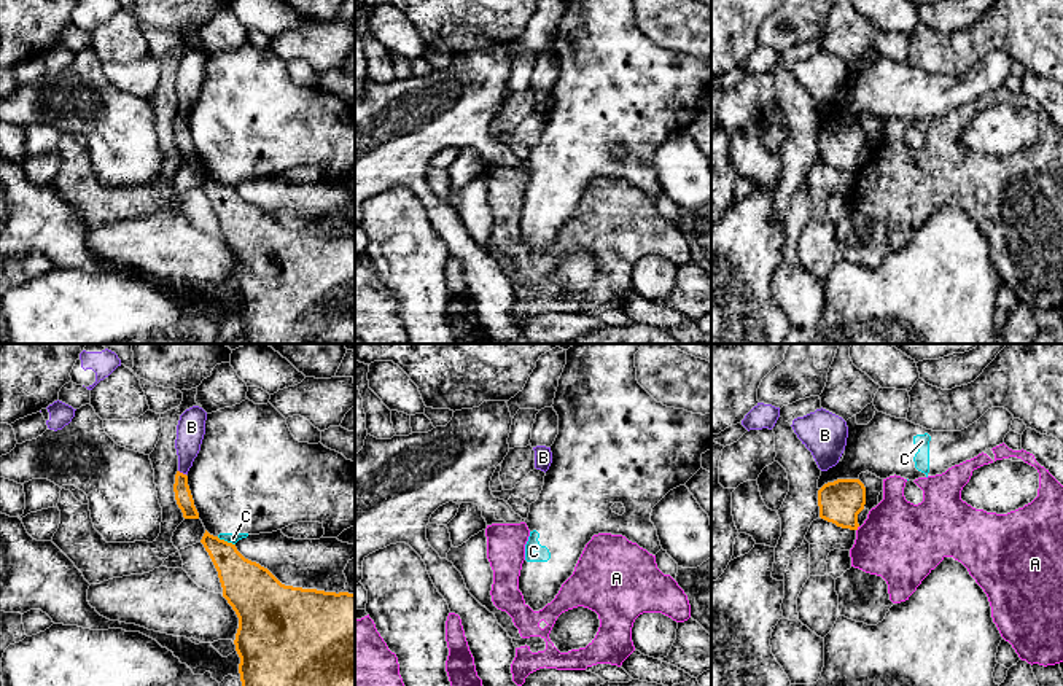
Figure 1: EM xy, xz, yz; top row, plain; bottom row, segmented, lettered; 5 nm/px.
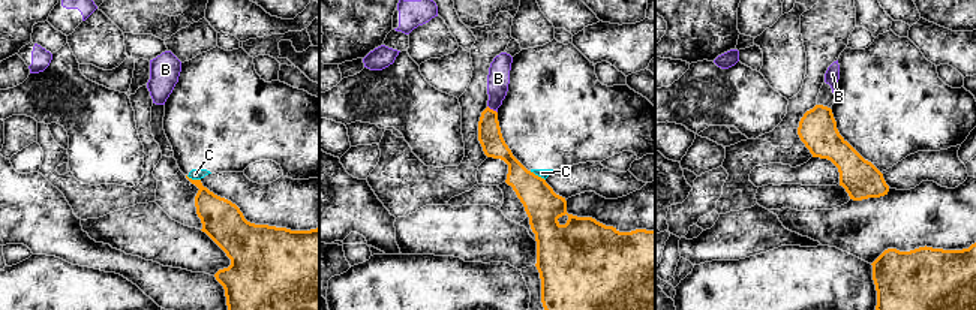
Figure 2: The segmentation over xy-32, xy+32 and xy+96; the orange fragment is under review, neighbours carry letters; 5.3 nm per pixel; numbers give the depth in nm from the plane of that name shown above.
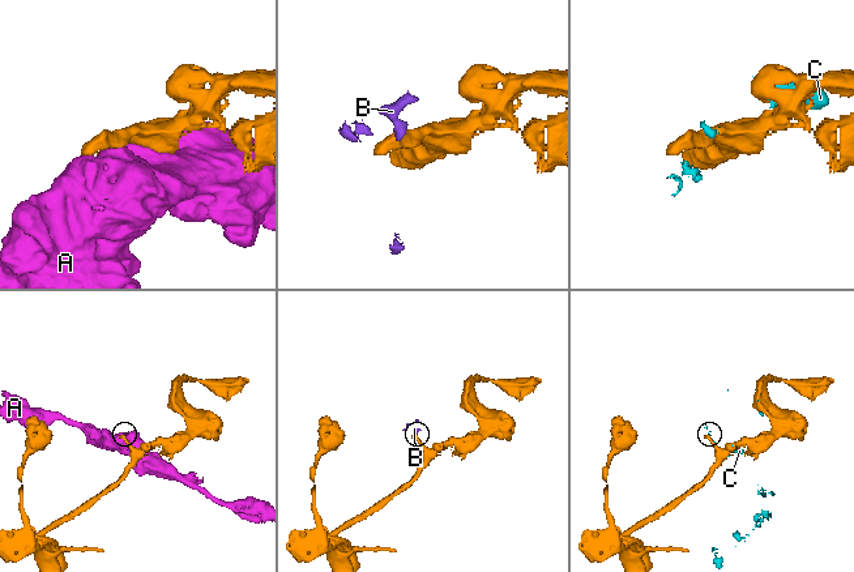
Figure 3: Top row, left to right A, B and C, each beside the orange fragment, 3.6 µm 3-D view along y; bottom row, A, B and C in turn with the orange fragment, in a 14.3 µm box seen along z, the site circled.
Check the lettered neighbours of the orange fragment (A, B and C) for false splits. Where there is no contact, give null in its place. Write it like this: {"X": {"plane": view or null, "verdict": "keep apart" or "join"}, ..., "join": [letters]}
{"A": {"plane": "yz", "verdict": "keep apart"}, "B": {"plane": "xy", "verdict": "keep apart"}, "C": {"plane": "xy", "verdict": "keep apart"}, "join": []}

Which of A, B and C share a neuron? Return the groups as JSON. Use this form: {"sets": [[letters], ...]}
{"sets": [["A"], ["B"], ["C"]]}

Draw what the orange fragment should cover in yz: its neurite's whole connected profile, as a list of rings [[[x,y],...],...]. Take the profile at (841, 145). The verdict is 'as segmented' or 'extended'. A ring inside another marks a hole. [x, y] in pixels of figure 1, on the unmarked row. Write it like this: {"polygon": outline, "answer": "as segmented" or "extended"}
{"polygon": [[[837,123],[818,134],[820,161],[842,172],[858,173],[864,148],[866,131],[859,123]]], "answer": "as segmented"}

